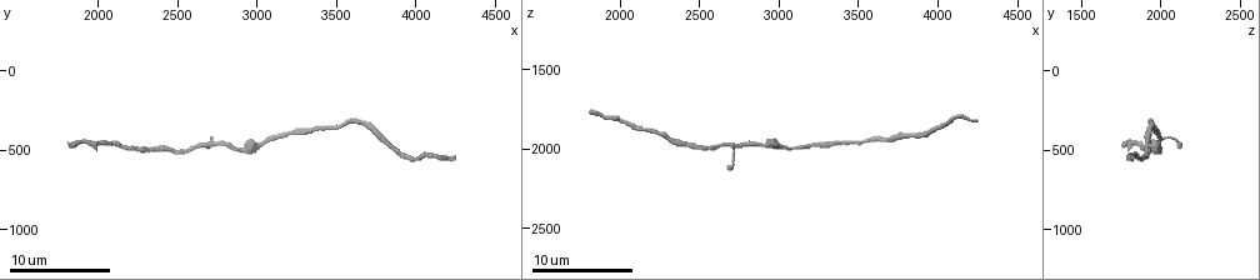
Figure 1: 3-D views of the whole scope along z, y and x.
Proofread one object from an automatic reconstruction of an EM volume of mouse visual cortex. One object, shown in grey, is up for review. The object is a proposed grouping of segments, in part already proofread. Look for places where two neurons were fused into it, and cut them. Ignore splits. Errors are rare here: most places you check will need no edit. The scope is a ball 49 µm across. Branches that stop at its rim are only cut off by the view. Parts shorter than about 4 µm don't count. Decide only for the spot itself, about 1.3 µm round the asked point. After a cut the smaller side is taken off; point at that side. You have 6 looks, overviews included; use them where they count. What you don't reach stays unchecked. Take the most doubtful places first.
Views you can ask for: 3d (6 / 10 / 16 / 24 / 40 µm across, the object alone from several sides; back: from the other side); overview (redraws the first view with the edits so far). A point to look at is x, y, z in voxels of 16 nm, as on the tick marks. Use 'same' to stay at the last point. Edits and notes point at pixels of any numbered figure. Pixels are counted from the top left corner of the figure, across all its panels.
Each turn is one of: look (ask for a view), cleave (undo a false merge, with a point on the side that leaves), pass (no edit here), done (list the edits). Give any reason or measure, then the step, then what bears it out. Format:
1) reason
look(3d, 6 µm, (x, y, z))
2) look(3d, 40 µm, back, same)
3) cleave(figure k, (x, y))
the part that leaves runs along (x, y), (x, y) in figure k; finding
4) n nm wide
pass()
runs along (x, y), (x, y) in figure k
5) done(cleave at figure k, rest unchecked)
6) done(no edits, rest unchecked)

a narrow waist
look(3d, 16 µm, (2880, 500, 1960))

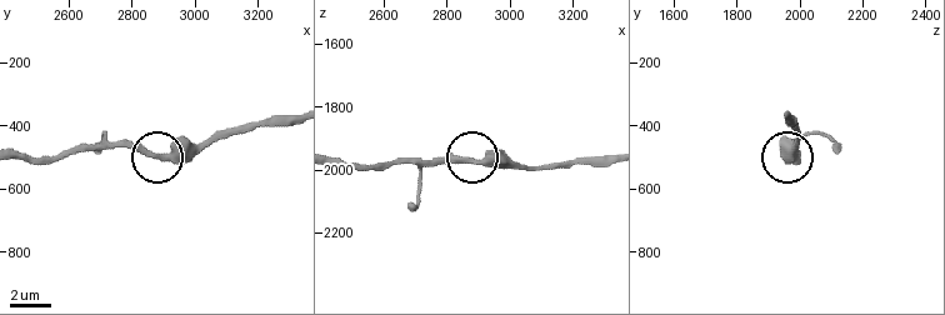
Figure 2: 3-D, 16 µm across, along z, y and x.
pass()
runs along (211, 134), (151, 158), (126, 146), (88, 146) in figure 2; continuous, no second neuron

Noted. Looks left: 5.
thick turns thin
look(3d, 16 µm, (3560, 340, 1960))

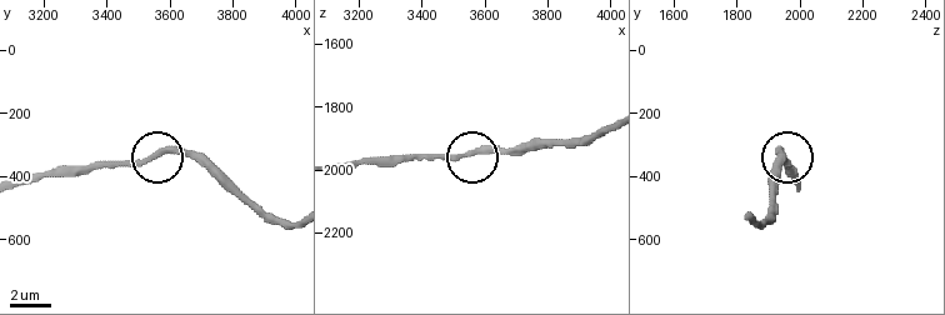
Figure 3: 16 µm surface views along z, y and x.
closer look
look(3d, 6 µm, (3560, 340, 1940))

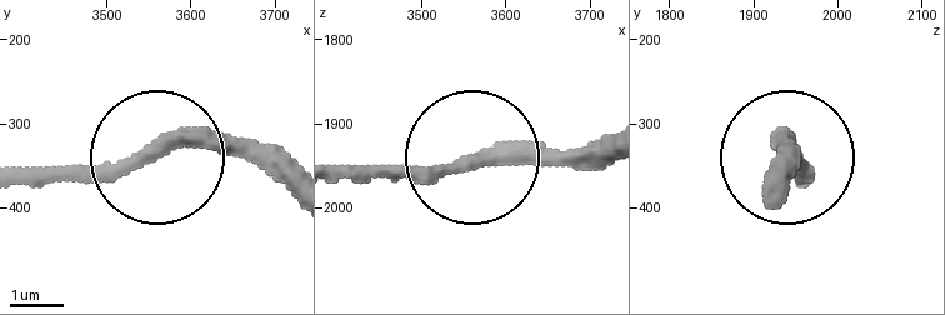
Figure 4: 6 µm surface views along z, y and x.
280 nm wide
pass()
runs along (29, 184), (96, 184), (190, 144), (280, 144) in figure 4; one neuron here

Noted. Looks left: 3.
sudden change in width
look(3d, 10 µm, (4100, 520, 1780))

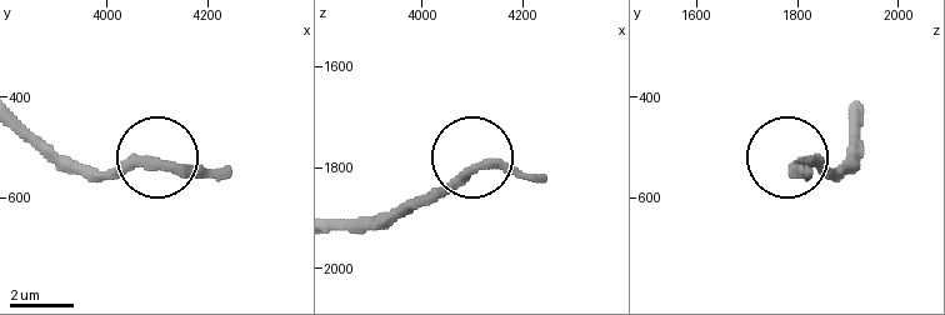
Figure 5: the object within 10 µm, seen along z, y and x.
310 nm wide
pass()
all the same neuron

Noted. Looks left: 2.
done(no edits, rest unchecked)

